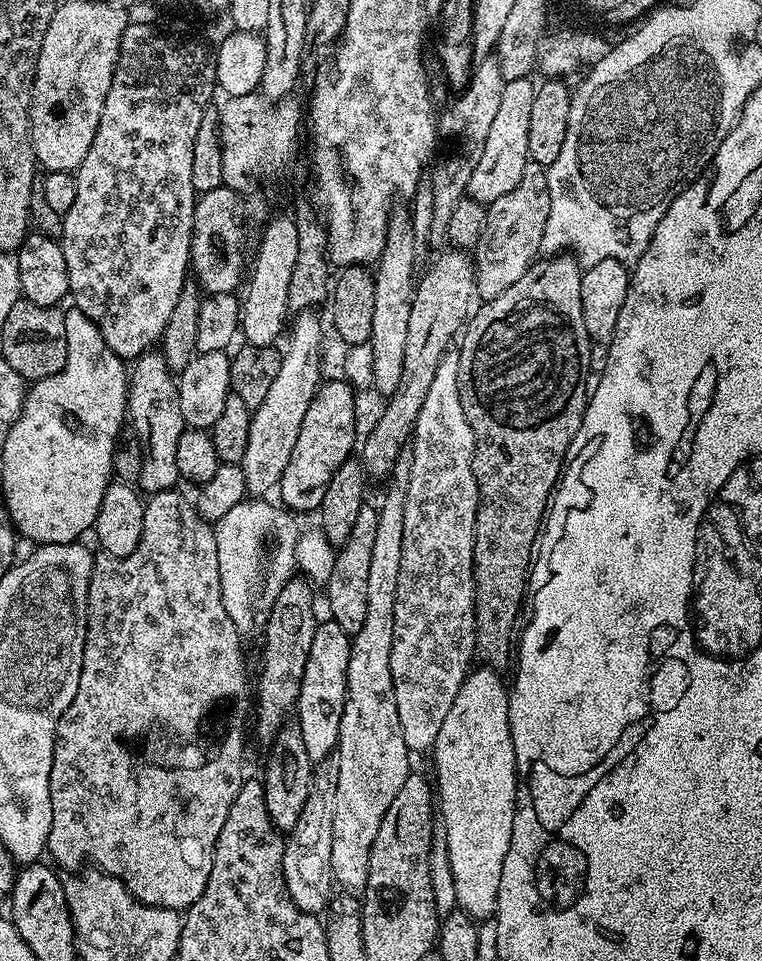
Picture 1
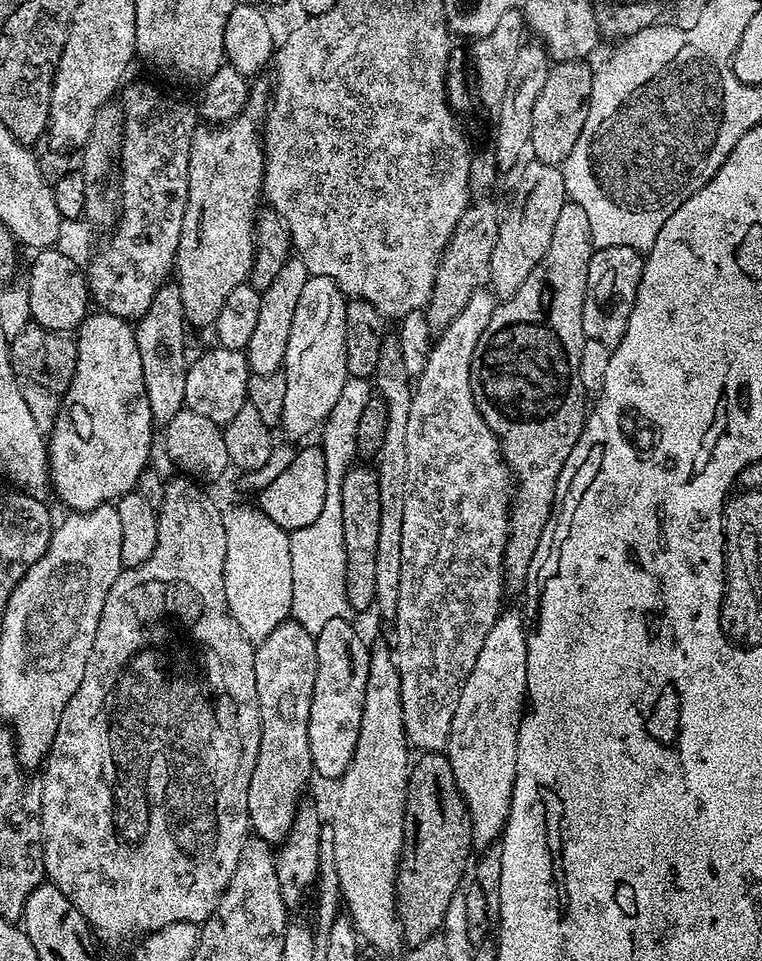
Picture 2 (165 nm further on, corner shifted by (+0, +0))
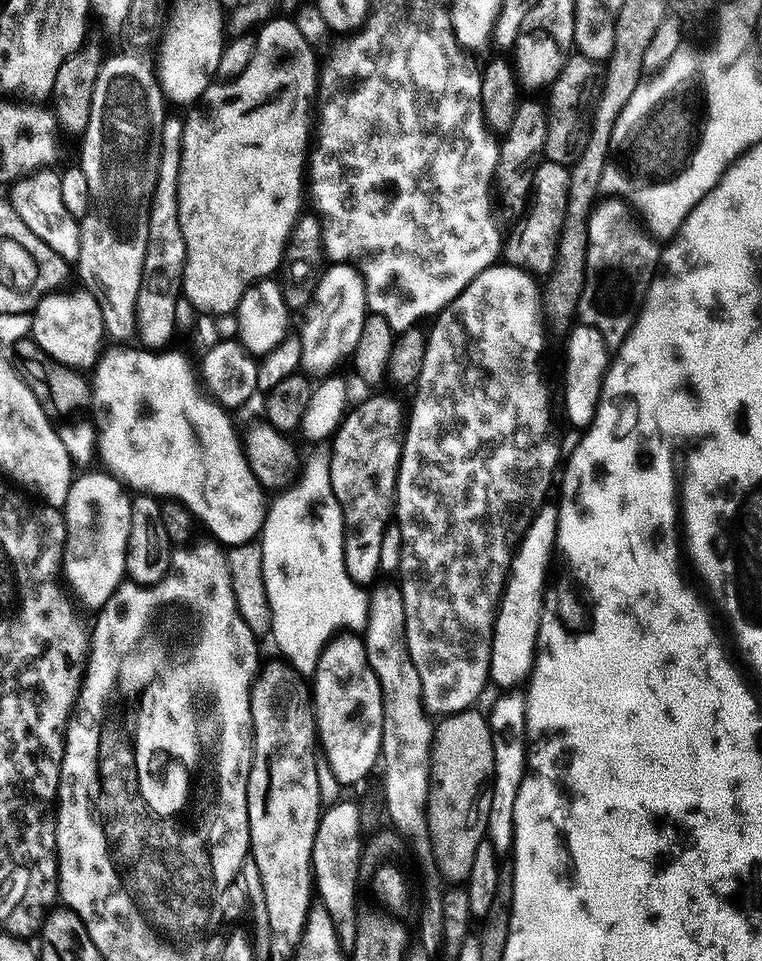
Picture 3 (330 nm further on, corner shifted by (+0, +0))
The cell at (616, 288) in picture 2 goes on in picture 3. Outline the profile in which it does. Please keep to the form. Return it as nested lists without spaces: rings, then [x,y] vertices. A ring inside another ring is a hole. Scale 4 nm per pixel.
[[[600,214],[588,222],[586,274],[580,301],[576,307],[579,323],[594,326],[609,350],[619,350],[630,334],[644,295],[658,275],[662,248],[643,227],[623,224],[620,220],[603,220]]]

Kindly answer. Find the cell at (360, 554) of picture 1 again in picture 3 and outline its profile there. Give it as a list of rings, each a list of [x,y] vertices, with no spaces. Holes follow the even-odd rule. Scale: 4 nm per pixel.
[[[372,396],[369,400],[364,400],[360,405],[353,407],[351,411],[344,416],[340,427],[336,430],[336,435],[330,441],[330,484],[334,486],[334,494],[340,503],[340,509],[344,515],[344,561],[346,562],[346,574],[355,584],[361,586],[372,586],[377,583],[376,575],[380,572],[380,559],[384,556],[384,531],[387,530],[388,524],[393,523],[394,513],[396,511],[396,479],[400,473],[400,450],[402,447],[402,429],[406,424],[405,409],[400,409],[400,404],[396,400],[391,400],[388,396]]]

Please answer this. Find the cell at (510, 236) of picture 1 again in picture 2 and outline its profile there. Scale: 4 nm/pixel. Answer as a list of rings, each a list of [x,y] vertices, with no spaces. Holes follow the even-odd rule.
[[[532,158],[519,172],[520,181],[516,184],[512,205],[508,212],[506,208],[503,213],[498,230],[498,246],[494,246],[494,258],[490,258],[490,288],[500,298],[507,298],[516,292],[518,286],[530,278],[538,262],[542,262],[546,250],[550,250],[558,214],[568,200],[564,173],[557,165]]]

